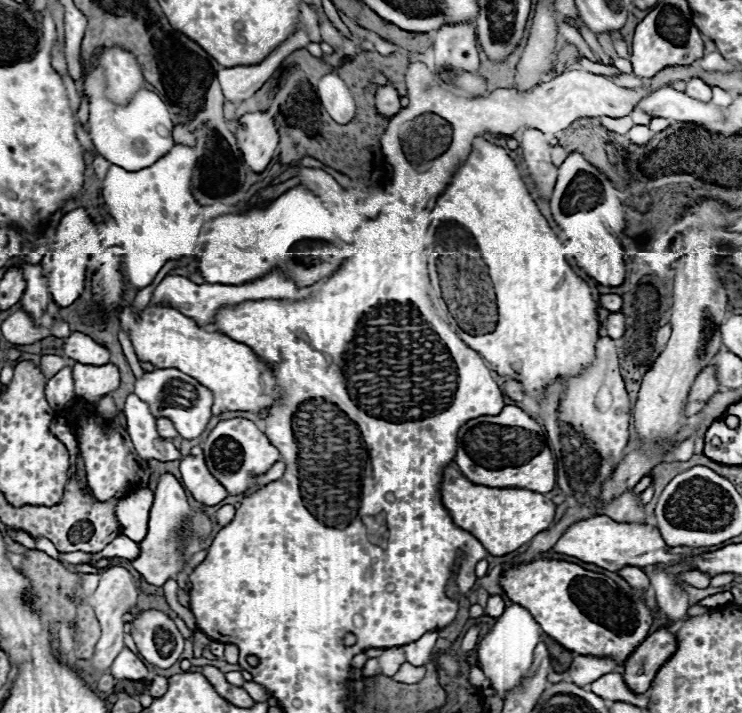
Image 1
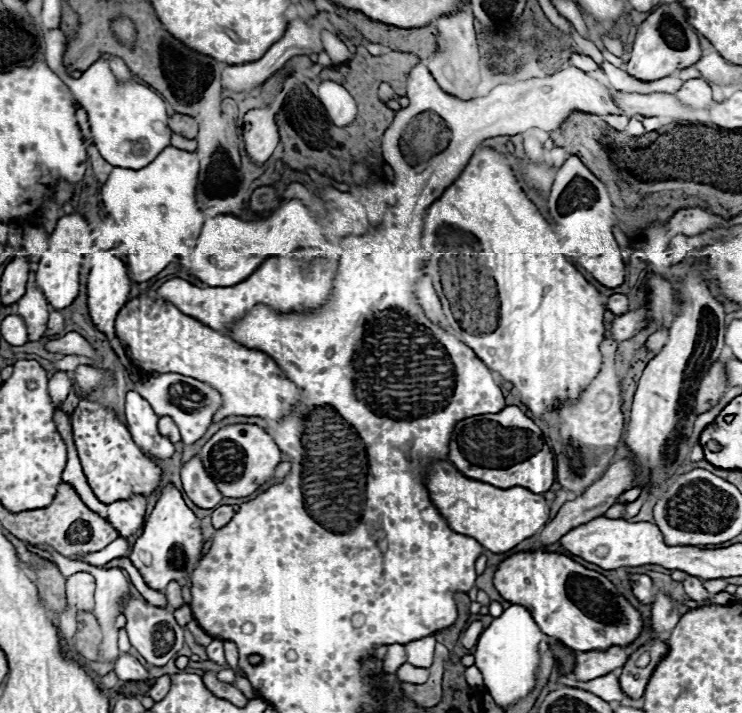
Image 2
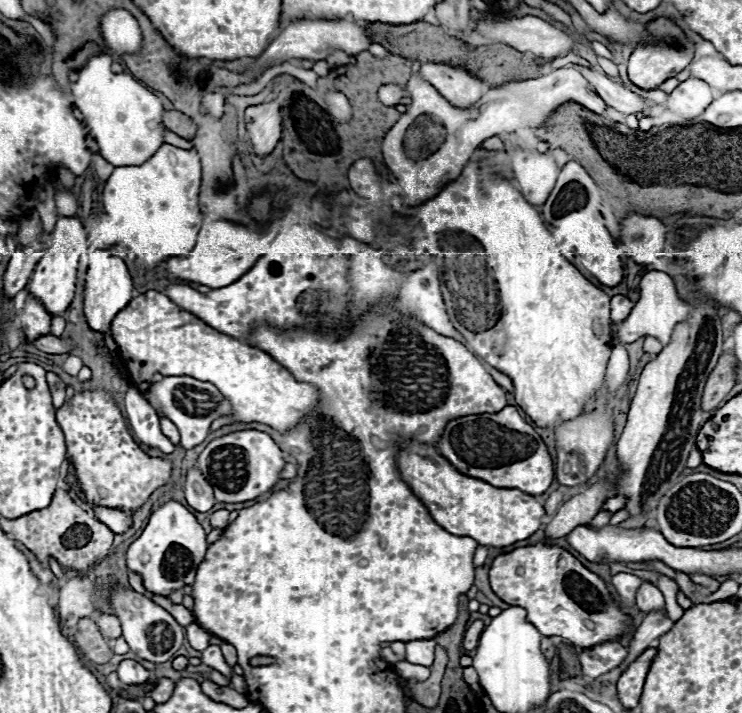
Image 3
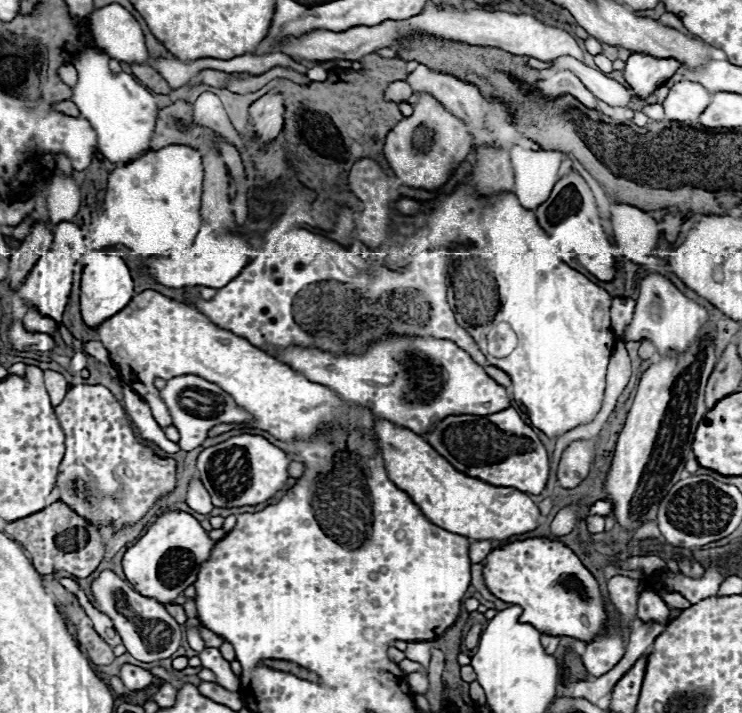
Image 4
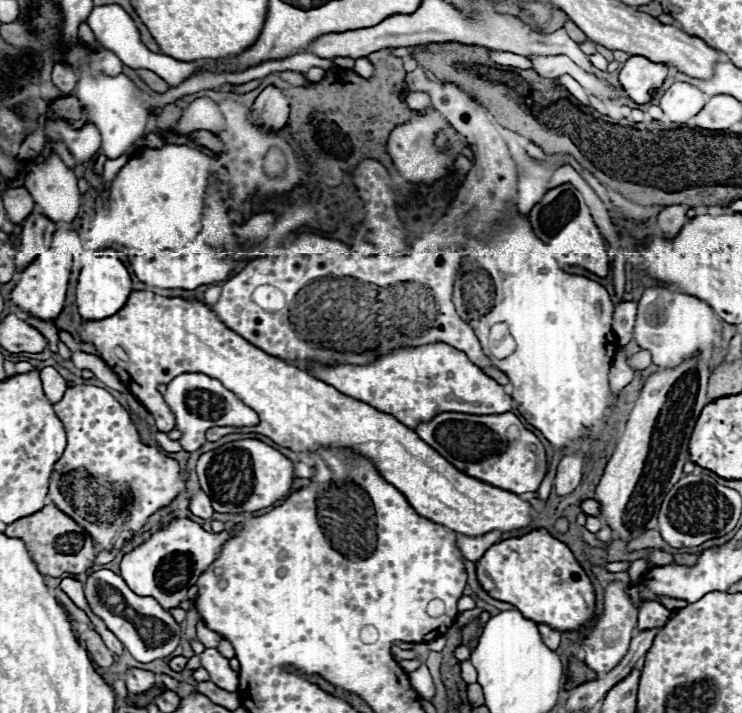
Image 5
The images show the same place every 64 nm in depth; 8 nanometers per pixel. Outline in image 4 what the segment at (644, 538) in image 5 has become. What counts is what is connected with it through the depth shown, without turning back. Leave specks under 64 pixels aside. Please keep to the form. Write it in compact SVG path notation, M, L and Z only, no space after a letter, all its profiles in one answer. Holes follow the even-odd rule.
M646 522L644 526L640 526L634 534L634 540L644 540L644 538L656 538L662 542L662 534L658 530L658 524L656 522Z

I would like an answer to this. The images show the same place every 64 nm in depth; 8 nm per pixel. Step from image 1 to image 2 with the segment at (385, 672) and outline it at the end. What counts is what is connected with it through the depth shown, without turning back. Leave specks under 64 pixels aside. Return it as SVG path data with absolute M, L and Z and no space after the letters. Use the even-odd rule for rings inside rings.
M392 644L388 646L388 654L384 658L384 672L386 674L396 674L396 670L406 662L406 652L402 644Z

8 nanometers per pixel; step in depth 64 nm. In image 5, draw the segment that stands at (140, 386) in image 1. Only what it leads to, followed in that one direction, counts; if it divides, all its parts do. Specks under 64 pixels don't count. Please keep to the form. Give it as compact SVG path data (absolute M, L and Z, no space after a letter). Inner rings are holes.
M184 374L176 376L168 390L164 392L164 400L176 416L176 428L182 432L180 444L182 450L194 452L204 444L204 434L212 426L256 426L258 416L248 406L244 406L232 392L228 392L218 380L212 380L204 374Z

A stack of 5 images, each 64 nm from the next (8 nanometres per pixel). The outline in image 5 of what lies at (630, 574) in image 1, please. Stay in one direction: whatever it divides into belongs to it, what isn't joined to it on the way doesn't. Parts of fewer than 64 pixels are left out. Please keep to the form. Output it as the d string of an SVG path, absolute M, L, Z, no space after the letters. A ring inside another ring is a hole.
M644 600L638 612L638 628L640 630L662 628L670 616L672 616L672 610L666 610L658 600Z

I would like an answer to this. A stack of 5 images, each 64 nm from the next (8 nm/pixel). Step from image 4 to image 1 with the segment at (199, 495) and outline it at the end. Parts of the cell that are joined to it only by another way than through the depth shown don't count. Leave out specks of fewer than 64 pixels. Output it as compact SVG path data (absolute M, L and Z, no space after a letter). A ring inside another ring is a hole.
M194 446L190 454L182 458L180 472L182 472L184 486L204 506L214 506L222 502L226 496L230 496L226 488L208 472L206 462L204 462L204 452L200 446Z

